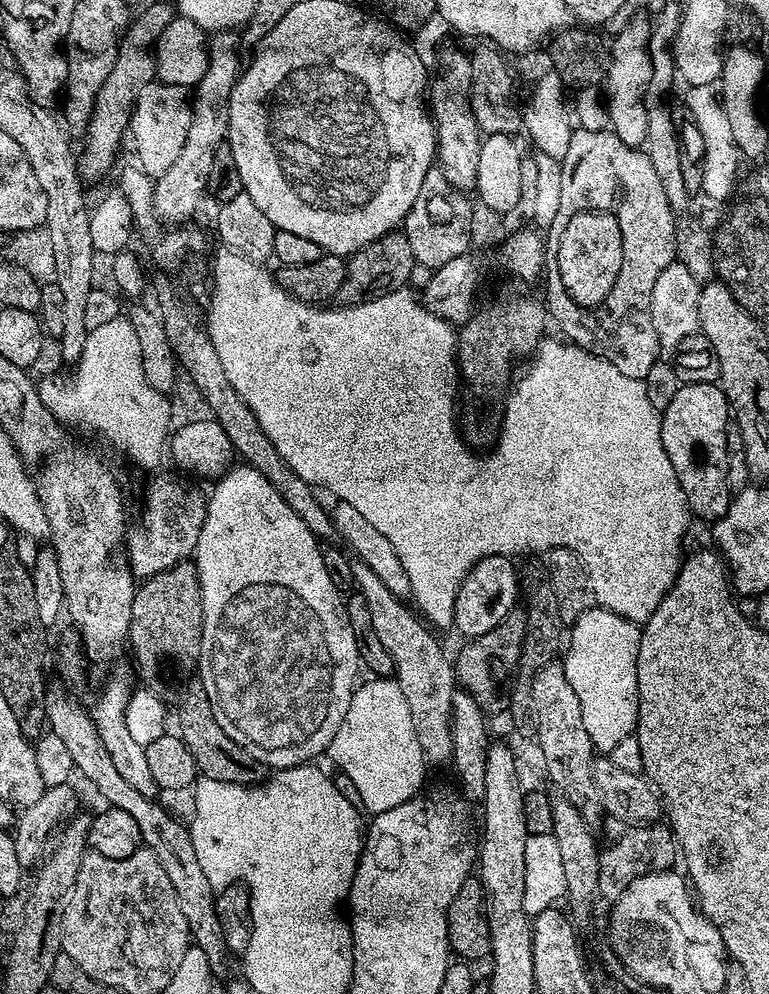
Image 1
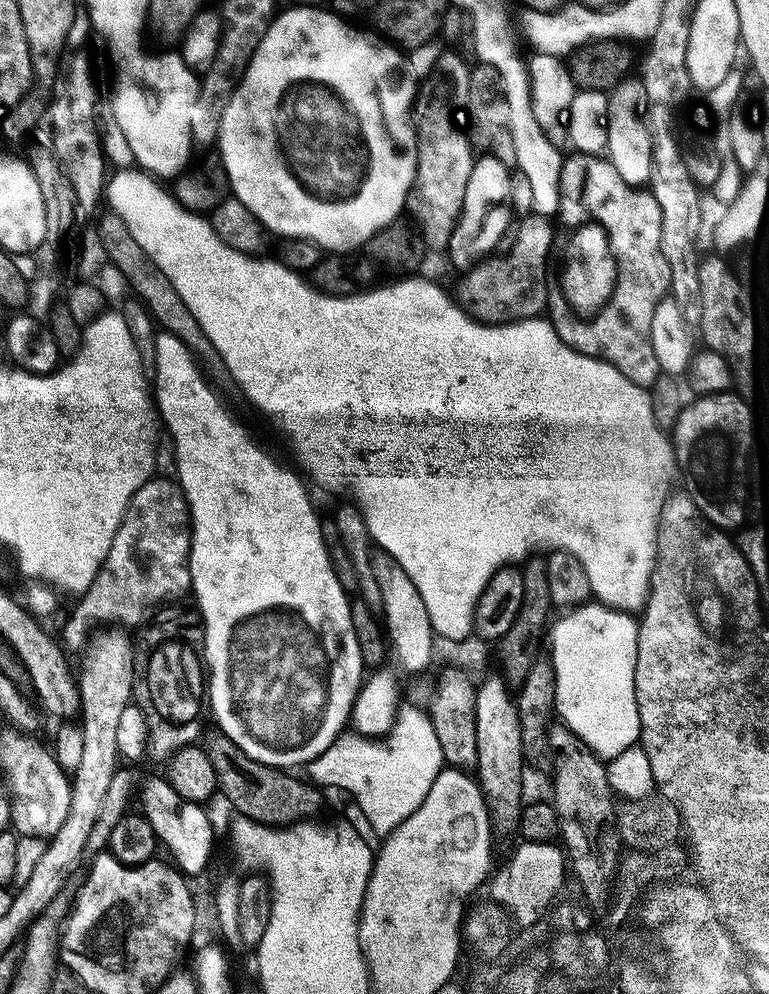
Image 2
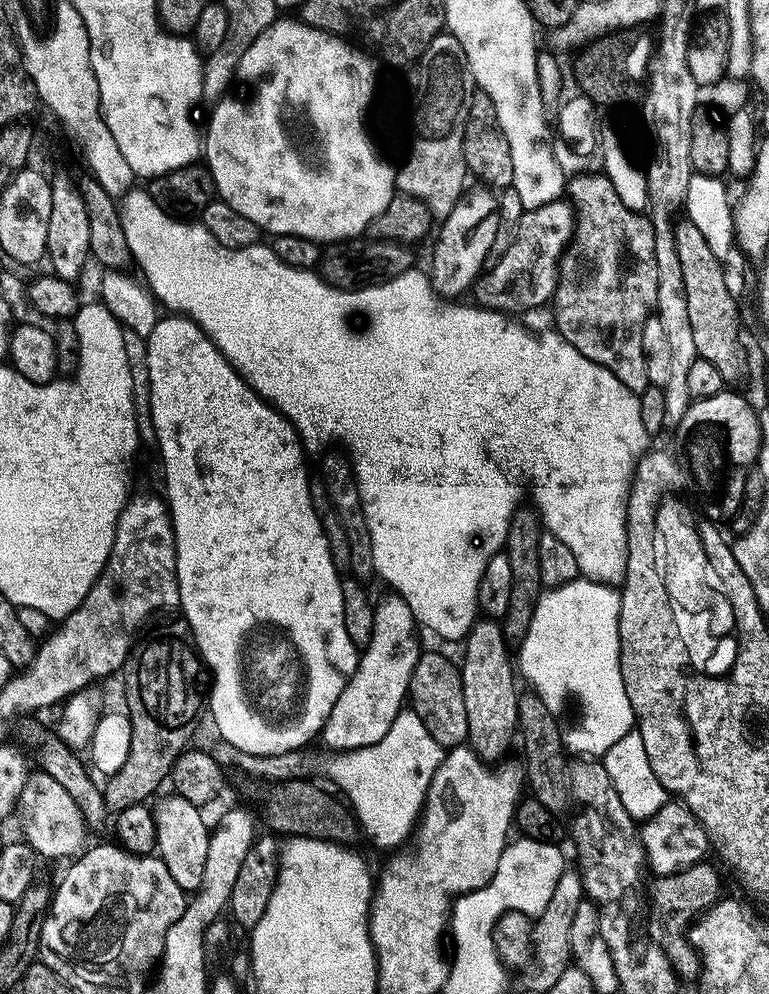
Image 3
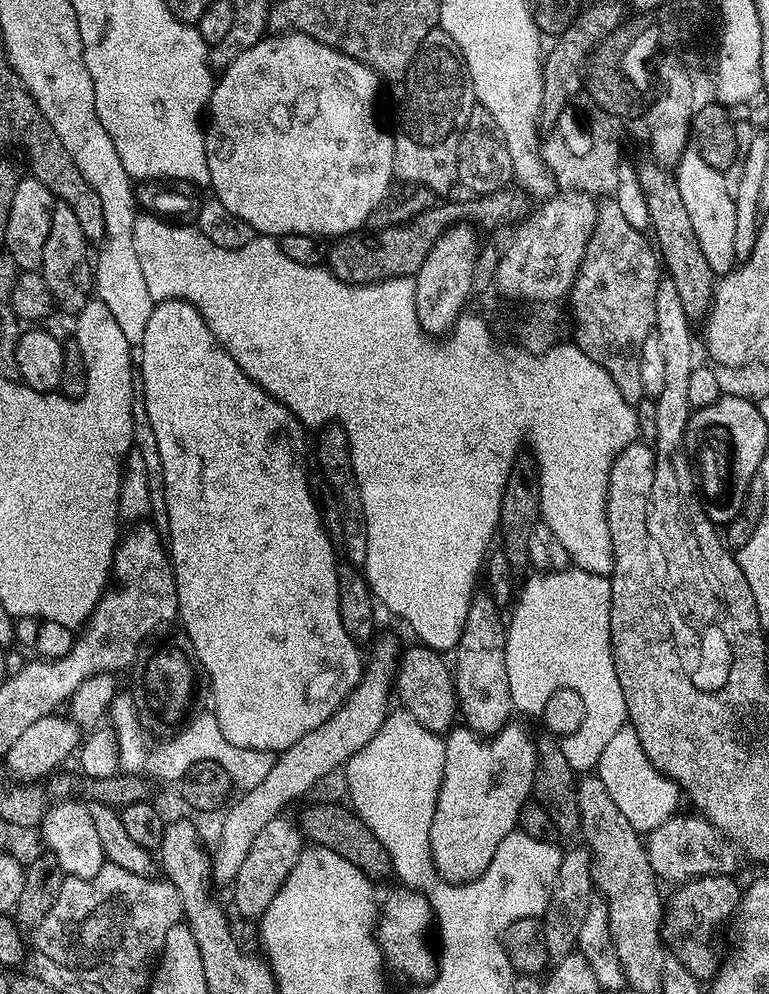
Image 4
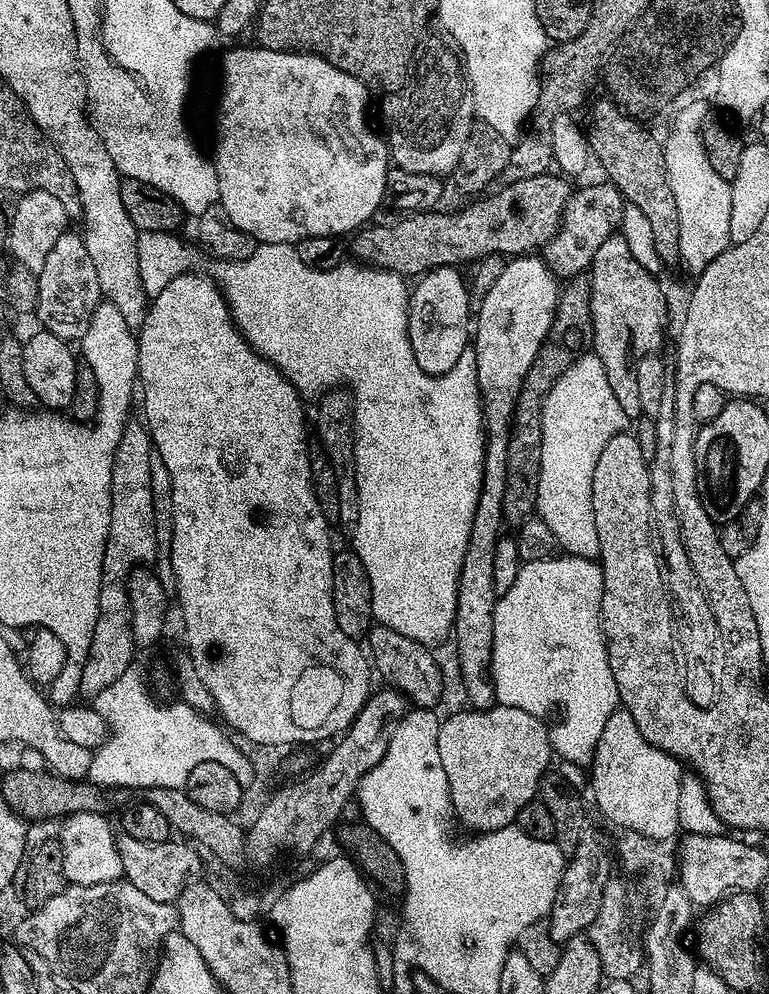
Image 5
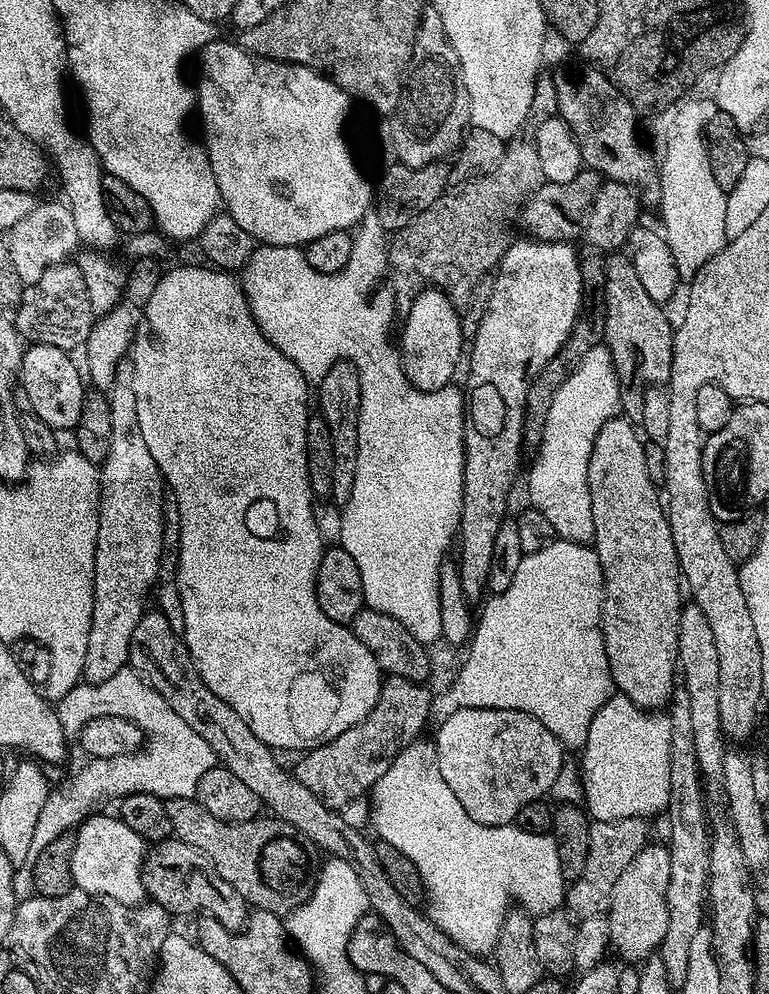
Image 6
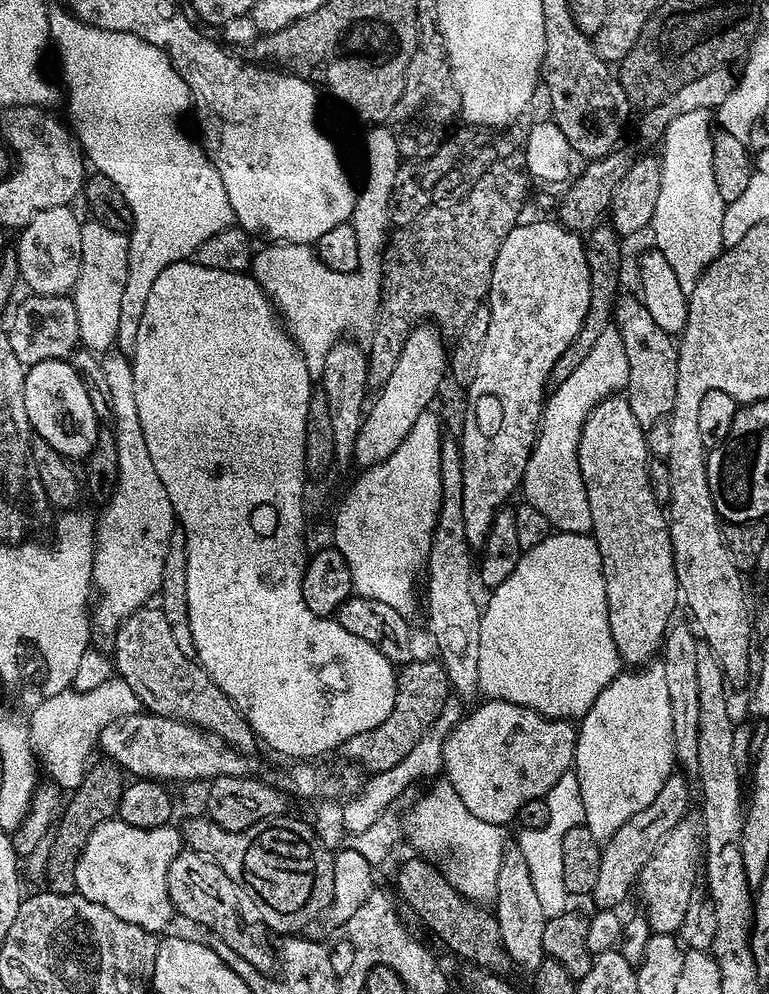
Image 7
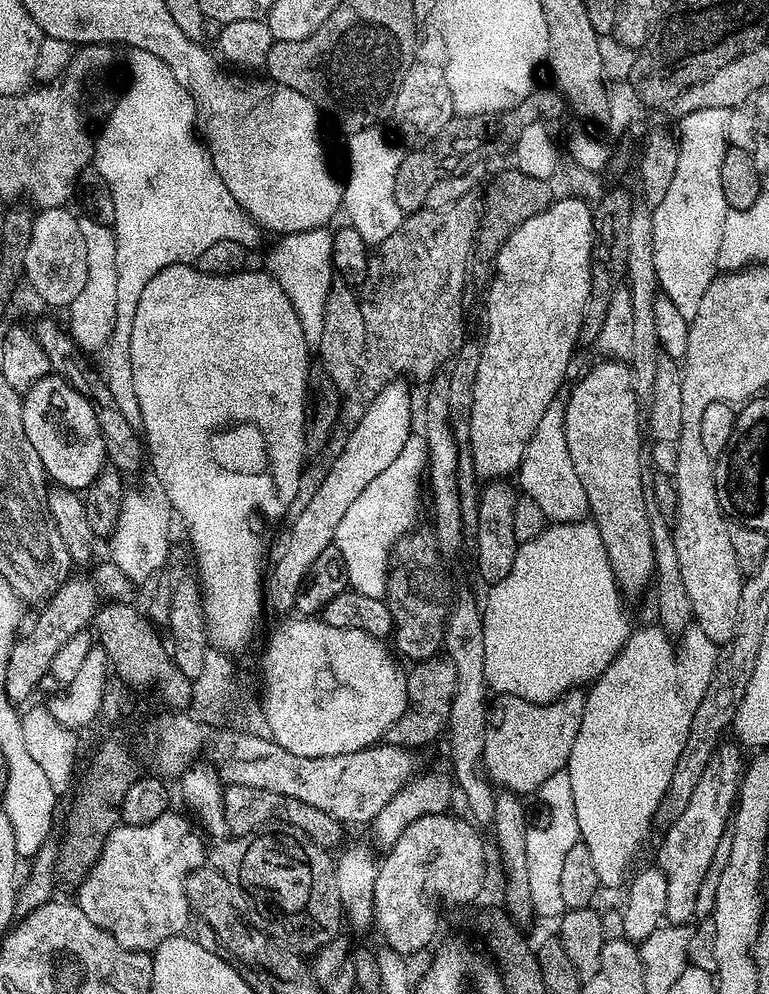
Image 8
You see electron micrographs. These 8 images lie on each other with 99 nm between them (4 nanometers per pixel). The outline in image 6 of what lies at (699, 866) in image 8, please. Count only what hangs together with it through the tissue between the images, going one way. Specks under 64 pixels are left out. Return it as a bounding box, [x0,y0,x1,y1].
[606,842,670,966]

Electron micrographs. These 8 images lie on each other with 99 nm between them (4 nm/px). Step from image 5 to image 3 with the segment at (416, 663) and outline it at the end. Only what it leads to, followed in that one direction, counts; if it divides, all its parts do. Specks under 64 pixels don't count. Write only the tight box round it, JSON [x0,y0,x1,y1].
[408,651,467,748]

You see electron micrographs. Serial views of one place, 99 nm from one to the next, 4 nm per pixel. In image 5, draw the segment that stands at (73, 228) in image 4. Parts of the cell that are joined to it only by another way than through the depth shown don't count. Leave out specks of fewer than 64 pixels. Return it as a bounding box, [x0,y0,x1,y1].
[34,230,102,342]

